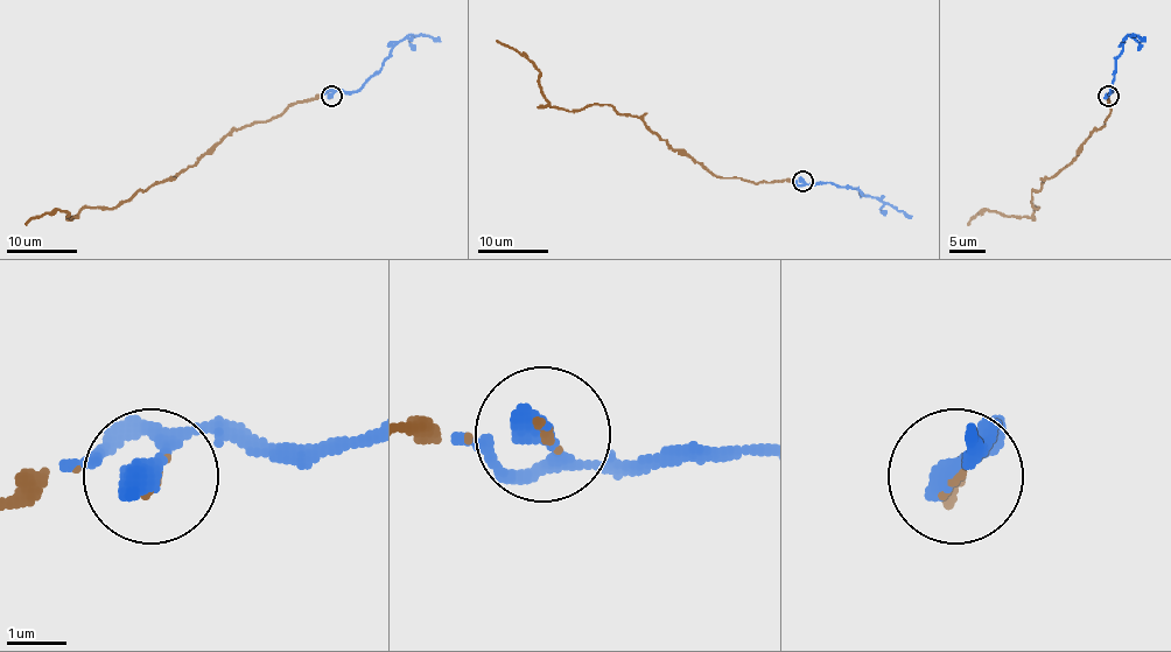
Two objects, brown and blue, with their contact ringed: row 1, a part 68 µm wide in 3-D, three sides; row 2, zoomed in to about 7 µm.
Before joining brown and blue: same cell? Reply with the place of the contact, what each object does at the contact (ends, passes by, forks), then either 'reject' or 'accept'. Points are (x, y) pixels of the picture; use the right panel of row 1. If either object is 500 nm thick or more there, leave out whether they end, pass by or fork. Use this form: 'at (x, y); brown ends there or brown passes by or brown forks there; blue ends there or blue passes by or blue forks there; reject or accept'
at (1108, 96); brown ends there; blue passes by; accept

